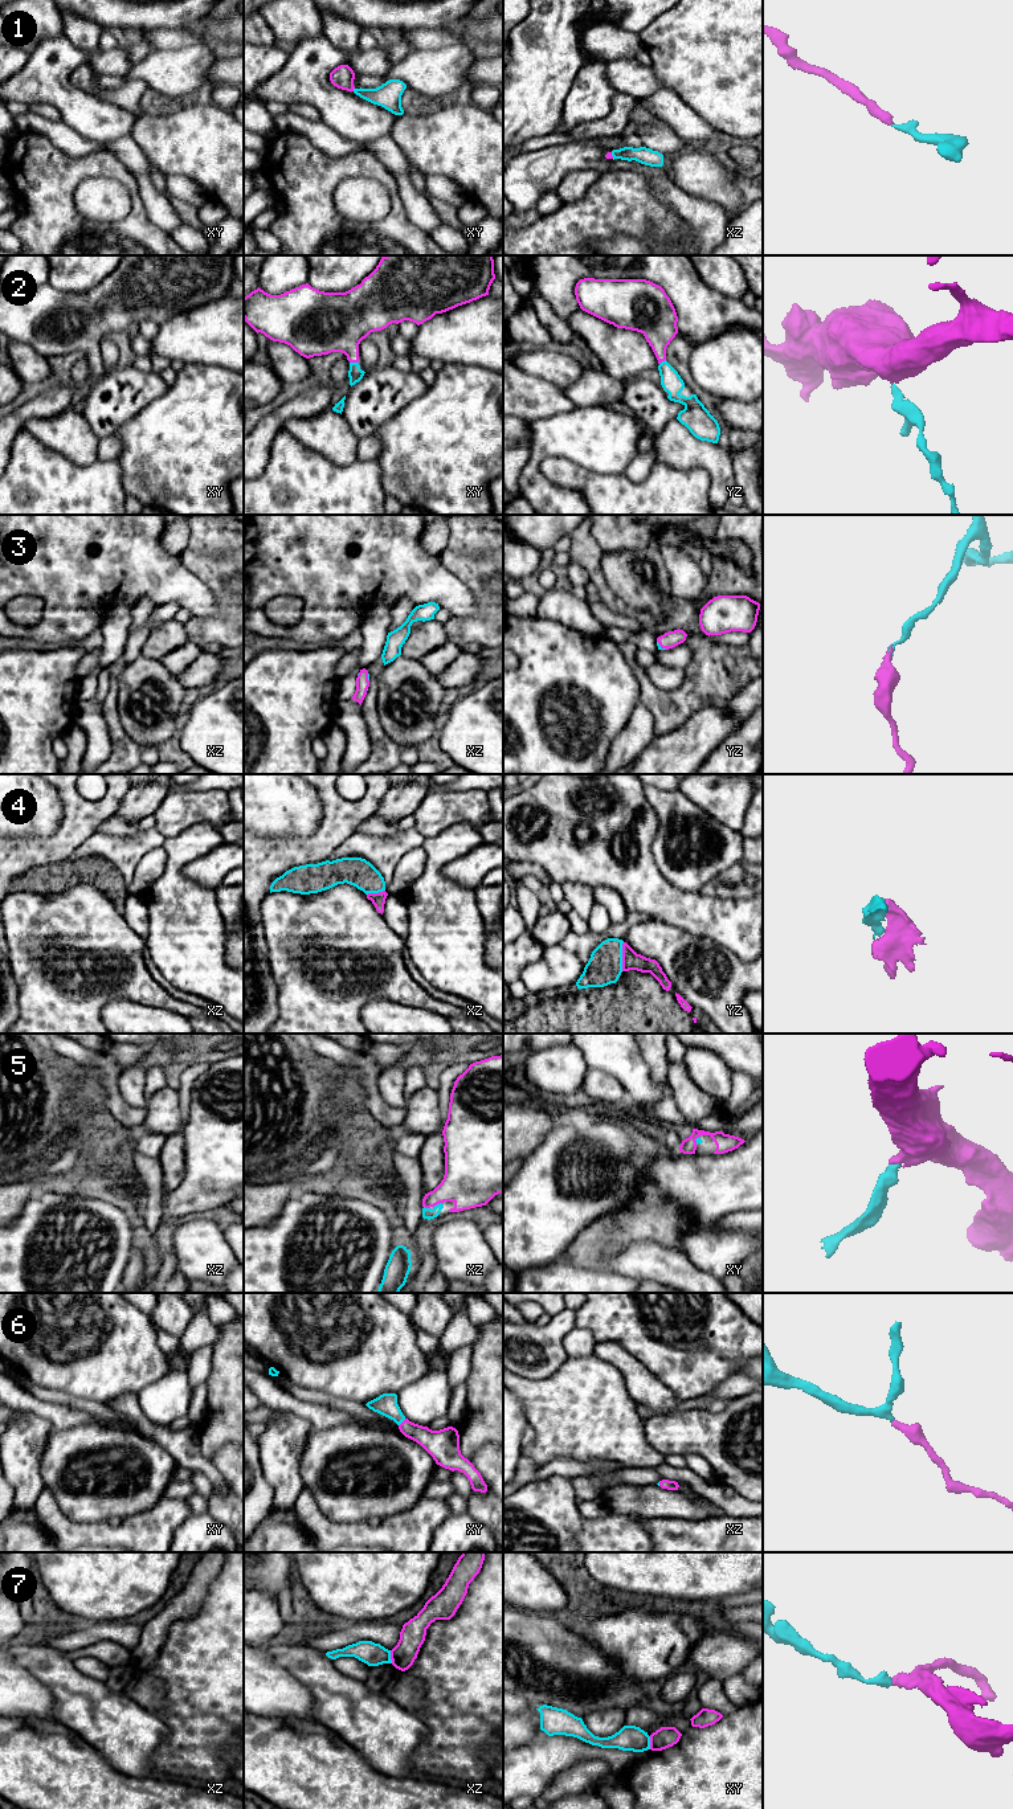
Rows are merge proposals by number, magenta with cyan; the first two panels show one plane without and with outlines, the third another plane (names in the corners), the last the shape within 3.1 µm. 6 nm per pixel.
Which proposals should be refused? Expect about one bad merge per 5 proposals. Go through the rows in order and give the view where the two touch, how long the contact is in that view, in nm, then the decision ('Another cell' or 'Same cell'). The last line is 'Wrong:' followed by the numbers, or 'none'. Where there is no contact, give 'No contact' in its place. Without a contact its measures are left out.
1: Touches magenta in xy. Shared border 30 nm. Same cell
2: Touches magenta in xy. Shared border 60 nm. Same cell
3: Touches magenta in yz. Shared border 80 nm. Same cell
4: Touches magenta in yz. Shared border 180 nm. Same cell
5: Touches magenta in xz. Shared border 50 nm. Same cell
6: Touches magenta in xy. Shared border 60 nm. Same cell
7: Touches magenta in xz. Shared border 80 nm. Another cell
Wrong: 7

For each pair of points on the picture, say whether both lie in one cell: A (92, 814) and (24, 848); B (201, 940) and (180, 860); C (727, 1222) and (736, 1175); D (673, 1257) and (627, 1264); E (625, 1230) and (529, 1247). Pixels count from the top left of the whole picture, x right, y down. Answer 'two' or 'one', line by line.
A: one
B: one
C: two
D: one
E: two

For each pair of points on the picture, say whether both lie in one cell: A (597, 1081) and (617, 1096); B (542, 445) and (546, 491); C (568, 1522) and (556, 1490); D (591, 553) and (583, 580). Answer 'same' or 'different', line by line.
A: same
B: same
C: same
D: different

